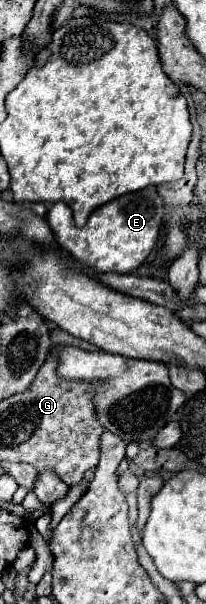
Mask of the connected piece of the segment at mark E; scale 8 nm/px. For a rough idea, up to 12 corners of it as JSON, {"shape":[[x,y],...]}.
{"shape":[[143,188],[83,228],[55,202],[55,242],[97,274],[135,272],[153,252],[163,200]]}

